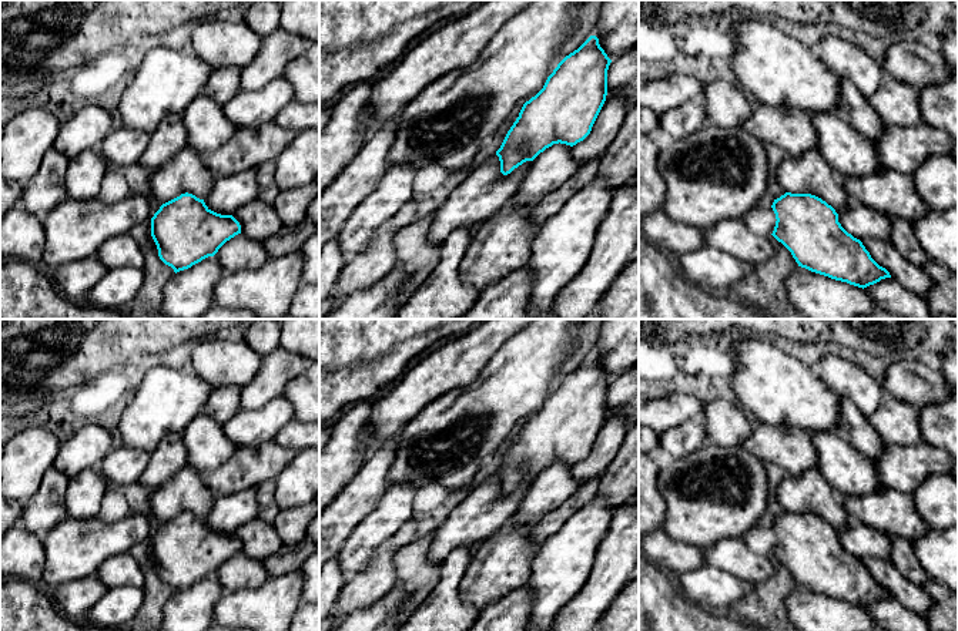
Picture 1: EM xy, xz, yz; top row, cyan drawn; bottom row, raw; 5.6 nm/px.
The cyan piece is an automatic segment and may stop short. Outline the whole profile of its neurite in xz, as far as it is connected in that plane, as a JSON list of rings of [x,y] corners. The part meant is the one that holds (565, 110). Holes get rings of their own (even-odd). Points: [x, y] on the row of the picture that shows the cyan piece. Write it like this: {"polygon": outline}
{"polygon": [[[590,36],[557,64],[543,88],[523,104],[496,151],[503,175],[553,144],[573,147],[590,134],[606,101],[610,63],[599,38]]]}

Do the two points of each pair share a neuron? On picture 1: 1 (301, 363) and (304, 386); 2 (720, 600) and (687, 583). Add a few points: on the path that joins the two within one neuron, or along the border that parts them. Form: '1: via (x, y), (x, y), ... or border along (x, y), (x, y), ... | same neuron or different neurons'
1: border along (304, 369), (287, 385), (281, 395) | different neurons
2: via (712, 591), (707, 587), (696, 586) | same neuron

